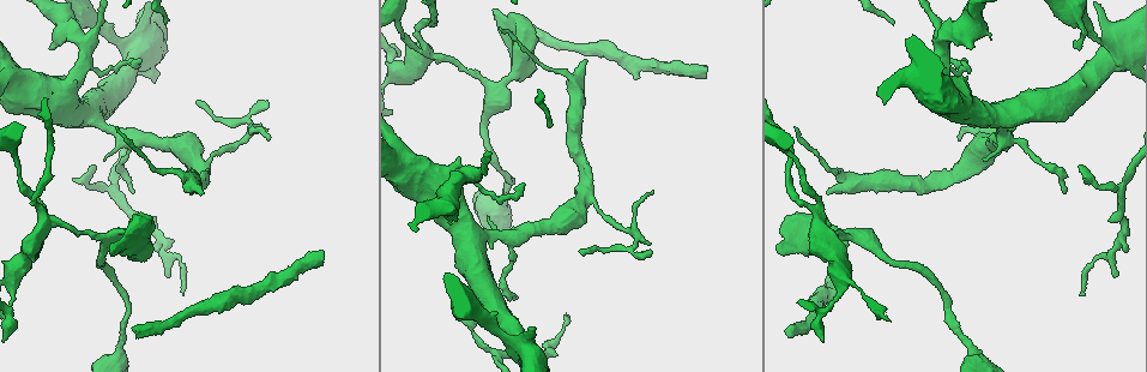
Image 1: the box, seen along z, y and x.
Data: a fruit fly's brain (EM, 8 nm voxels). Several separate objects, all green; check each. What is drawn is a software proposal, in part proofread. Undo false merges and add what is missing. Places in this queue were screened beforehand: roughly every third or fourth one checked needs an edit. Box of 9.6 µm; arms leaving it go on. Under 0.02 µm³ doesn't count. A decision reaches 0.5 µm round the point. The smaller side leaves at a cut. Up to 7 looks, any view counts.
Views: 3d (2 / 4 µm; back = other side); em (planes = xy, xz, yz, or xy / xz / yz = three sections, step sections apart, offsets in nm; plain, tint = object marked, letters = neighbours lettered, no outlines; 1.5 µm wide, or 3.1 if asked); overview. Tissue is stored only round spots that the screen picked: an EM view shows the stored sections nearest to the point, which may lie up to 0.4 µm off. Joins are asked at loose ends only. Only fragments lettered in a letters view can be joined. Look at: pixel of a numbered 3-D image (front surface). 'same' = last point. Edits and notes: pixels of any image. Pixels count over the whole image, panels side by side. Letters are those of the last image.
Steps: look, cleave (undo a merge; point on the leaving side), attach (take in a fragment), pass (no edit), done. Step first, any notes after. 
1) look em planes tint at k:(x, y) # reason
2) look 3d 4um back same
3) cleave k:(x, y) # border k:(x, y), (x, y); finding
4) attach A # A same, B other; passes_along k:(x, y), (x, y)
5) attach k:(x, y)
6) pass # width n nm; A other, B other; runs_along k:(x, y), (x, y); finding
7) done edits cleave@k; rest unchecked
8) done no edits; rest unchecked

look 3d 4um at 1:(942, 44) # calibre changes

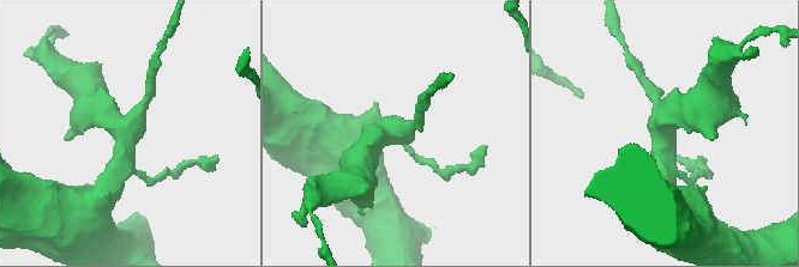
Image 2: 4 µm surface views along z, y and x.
look em xz step 4 tint at 2:(661, 131) # arms 4

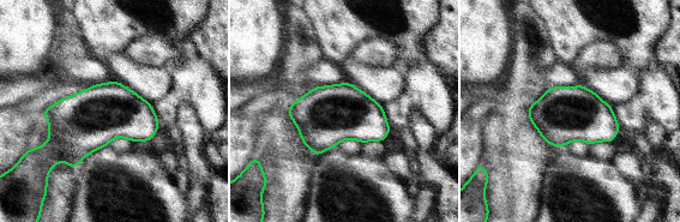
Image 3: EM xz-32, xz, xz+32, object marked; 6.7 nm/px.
look em planes letters same

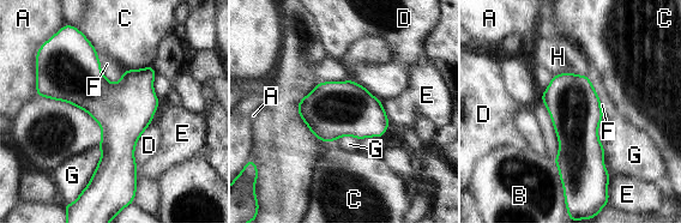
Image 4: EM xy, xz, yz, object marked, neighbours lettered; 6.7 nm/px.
pass # longest_contact D 320 nm; A other, B other, C other, D other, E other, F other, G other, H other; border 4:(97, 55), (101, 72), (107, 78); one cell here

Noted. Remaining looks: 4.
look em planes letters at 1:(652, 251) # tapers out

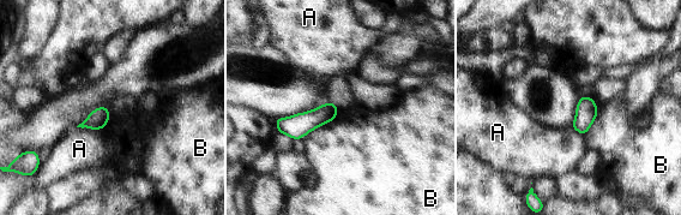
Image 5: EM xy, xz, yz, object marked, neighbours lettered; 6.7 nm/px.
pass # A other, B other; border 5:(336, 118), (311, 130), (302, 139); none of them fits

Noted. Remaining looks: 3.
look em planes letters at 1:(134, 330) # branch stops here

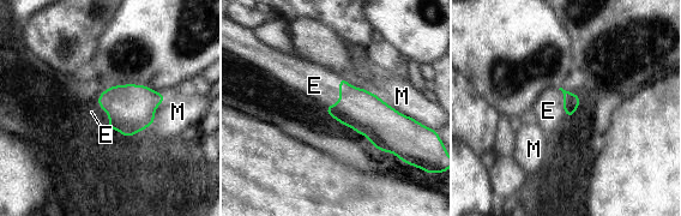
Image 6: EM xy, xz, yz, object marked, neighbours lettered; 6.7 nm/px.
attach E # E same, M other; passes_along 6:(362, 110), (339, 98), (314, 85); the cell continues

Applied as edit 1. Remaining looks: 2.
done edits attach@6; rest unchecked

